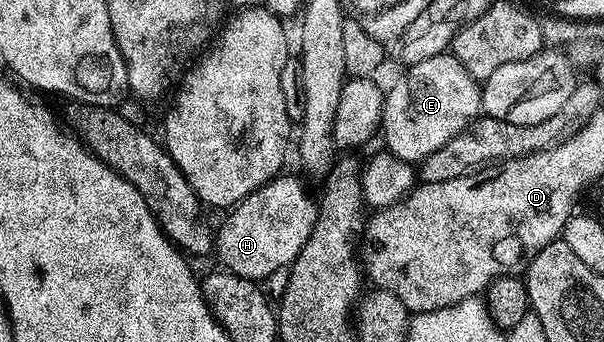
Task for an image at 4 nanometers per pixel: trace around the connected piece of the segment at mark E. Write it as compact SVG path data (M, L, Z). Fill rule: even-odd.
M450 51L406 66L403 78L383 98L381 138L386 152L401 161L421 163L481 113L481 85Z

